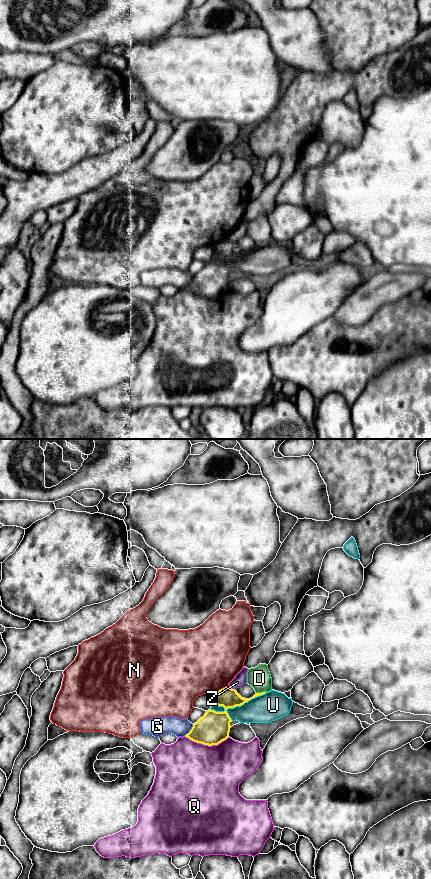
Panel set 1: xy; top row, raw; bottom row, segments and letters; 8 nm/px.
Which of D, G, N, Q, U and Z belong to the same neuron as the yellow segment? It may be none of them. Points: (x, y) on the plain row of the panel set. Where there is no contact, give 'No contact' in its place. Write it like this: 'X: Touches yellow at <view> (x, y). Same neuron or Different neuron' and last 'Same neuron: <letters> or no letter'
D: Touches yellow at xy (260, 245). Different neuron
G: Touches yellow at xy (190, 282). Different neuron
N: Touches yellow at xy (221, 241). Different neuron
Q: Touches yellow at xy (206, 296). Different neuron
U: Touches yellow at xy (238, 257). Different neuron
Z: Touches yellow at xy (231, 240). Different neuron
Same neuron: no letter

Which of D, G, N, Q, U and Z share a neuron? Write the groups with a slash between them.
D / G / N / Q / U / Z

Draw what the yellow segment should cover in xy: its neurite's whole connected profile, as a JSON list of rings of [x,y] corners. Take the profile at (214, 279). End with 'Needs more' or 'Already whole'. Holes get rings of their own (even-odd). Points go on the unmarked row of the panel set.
[[[225,239],[213,246],[214,249],[214,256],[217,256],[218,258],[223,258],[225,260],[224,264],[216,264],[214,262],[209,261],[205,267],[200,270],[196,275],[193,276],[192,281],[188,286],[185,287],[185,289],[189,290],[190,292],[201,295],[204,297],[212,298],[212,297],[218,297],[222,293],[226,292],[229,289],[230,284],[230,275],[232,274],[231,270],[229,269],[227,265],[228,260],[234,260],[236,258],[241,258],[245,254],[248,254],[250,251],[242,250],[235,241],[228,239]]]. Already whole

